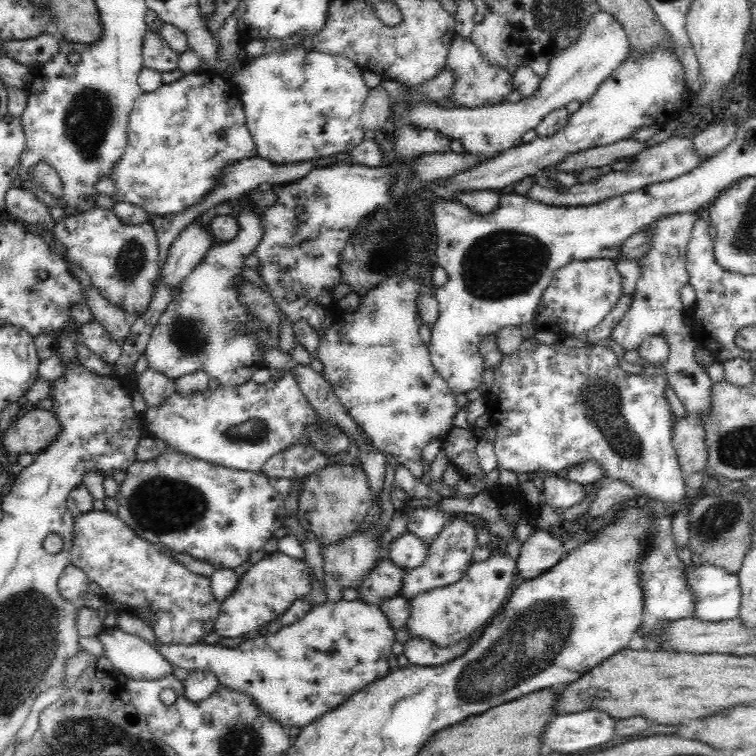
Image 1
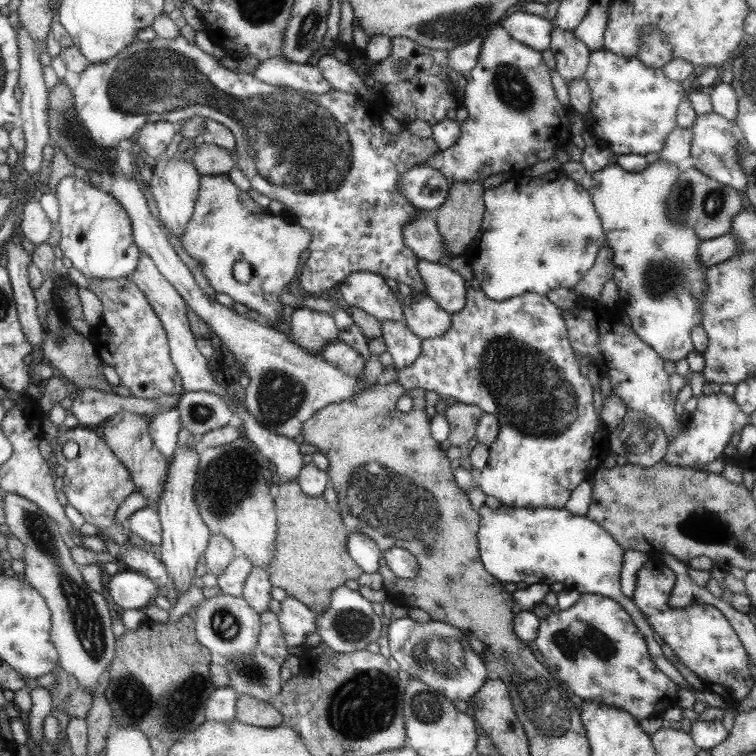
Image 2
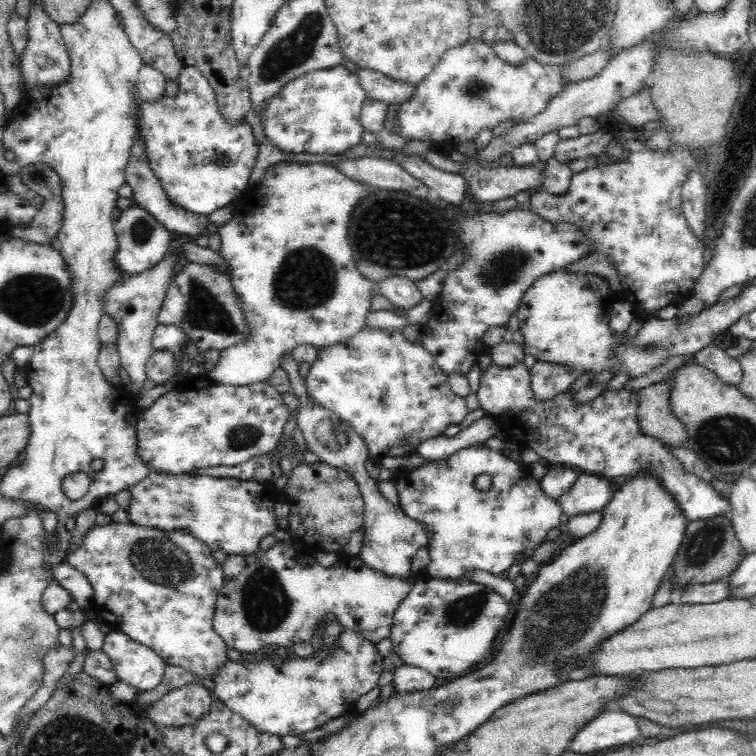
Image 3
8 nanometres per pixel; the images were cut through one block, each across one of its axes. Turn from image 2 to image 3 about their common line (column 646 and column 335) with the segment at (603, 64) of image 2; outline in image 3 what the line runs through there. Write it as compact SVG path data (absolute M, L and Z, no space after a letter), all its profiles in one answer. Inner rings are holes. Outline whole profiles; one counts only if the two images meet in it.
M343 65L314 70L306 76L289 81L276 97L268 100L265 110L260 113L264 134L269 142L283 152L294 152L294 154L300 154L300 152L306 154L341 154L348 148L361 143L361 136L365 132L360 123L364 99L367 99L366 93L360 87L358 77Z

